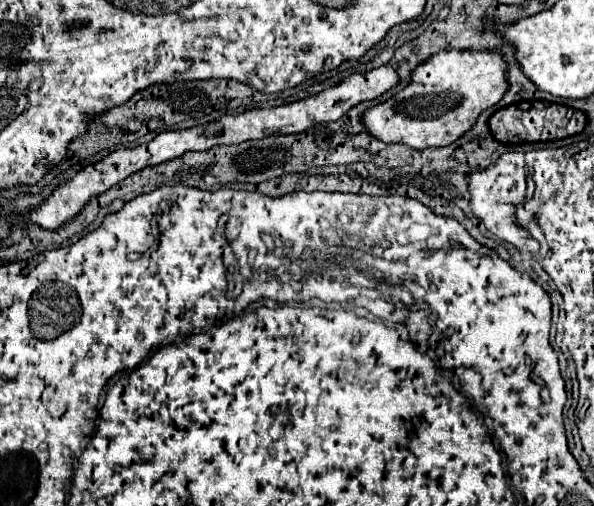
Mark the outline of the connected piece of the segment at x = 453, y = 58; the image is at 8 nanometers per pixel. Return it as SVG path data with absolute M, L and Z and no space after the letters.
M442 50L412 70L410 82L396 96L368 108L362 124L384 144L406 144L416 150L448 146L472 128L480 112L500 102L508 88L506 62L498 52Z

